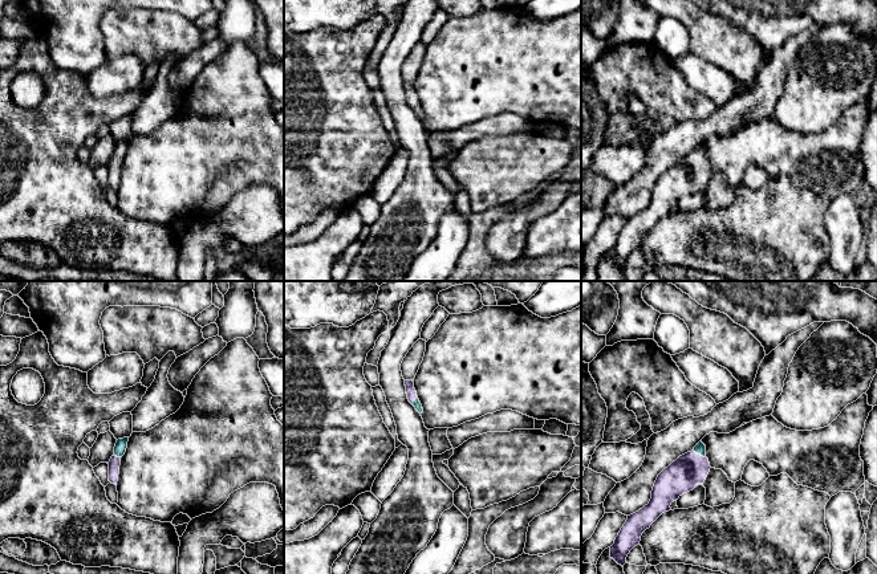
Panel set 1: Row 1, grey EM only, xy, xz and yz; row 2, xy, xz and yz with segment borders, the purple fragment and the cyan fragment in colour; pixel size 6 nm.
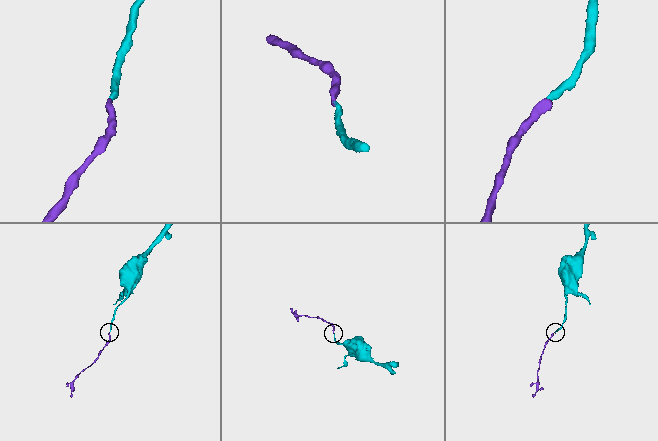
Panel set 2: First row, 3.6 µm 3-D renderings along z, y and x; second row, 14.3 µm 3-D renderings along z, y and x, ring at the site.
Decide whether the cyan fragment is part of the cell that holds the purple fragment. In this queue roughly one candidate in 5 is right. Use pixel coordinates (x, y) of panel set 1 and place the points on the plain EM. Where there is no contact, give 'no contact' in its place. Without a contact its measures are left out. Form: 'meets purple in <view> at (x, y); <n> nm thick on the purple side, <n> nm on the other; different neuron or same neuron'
meets purple in yz at (699, 158); 200 nm thick on the purple side, 70 nm on the other; same neuron

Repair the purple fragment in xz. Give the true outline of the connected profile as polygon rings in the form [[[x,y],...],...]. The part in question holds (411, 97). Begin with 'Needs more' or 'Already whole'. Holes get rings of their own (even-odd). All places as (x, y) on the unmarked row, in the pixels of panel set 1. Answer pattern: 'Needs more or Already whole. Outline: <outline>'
Needs more. Outline: [[[405,84],[405,89],[406,89],[406,97],[407,97],[409,105],[415,110],[415,113],[419,117],[422,117],[423,111],[422,111],[422,107],[417,99],[417,94],[414,91],[414,85],[413,84]]]

